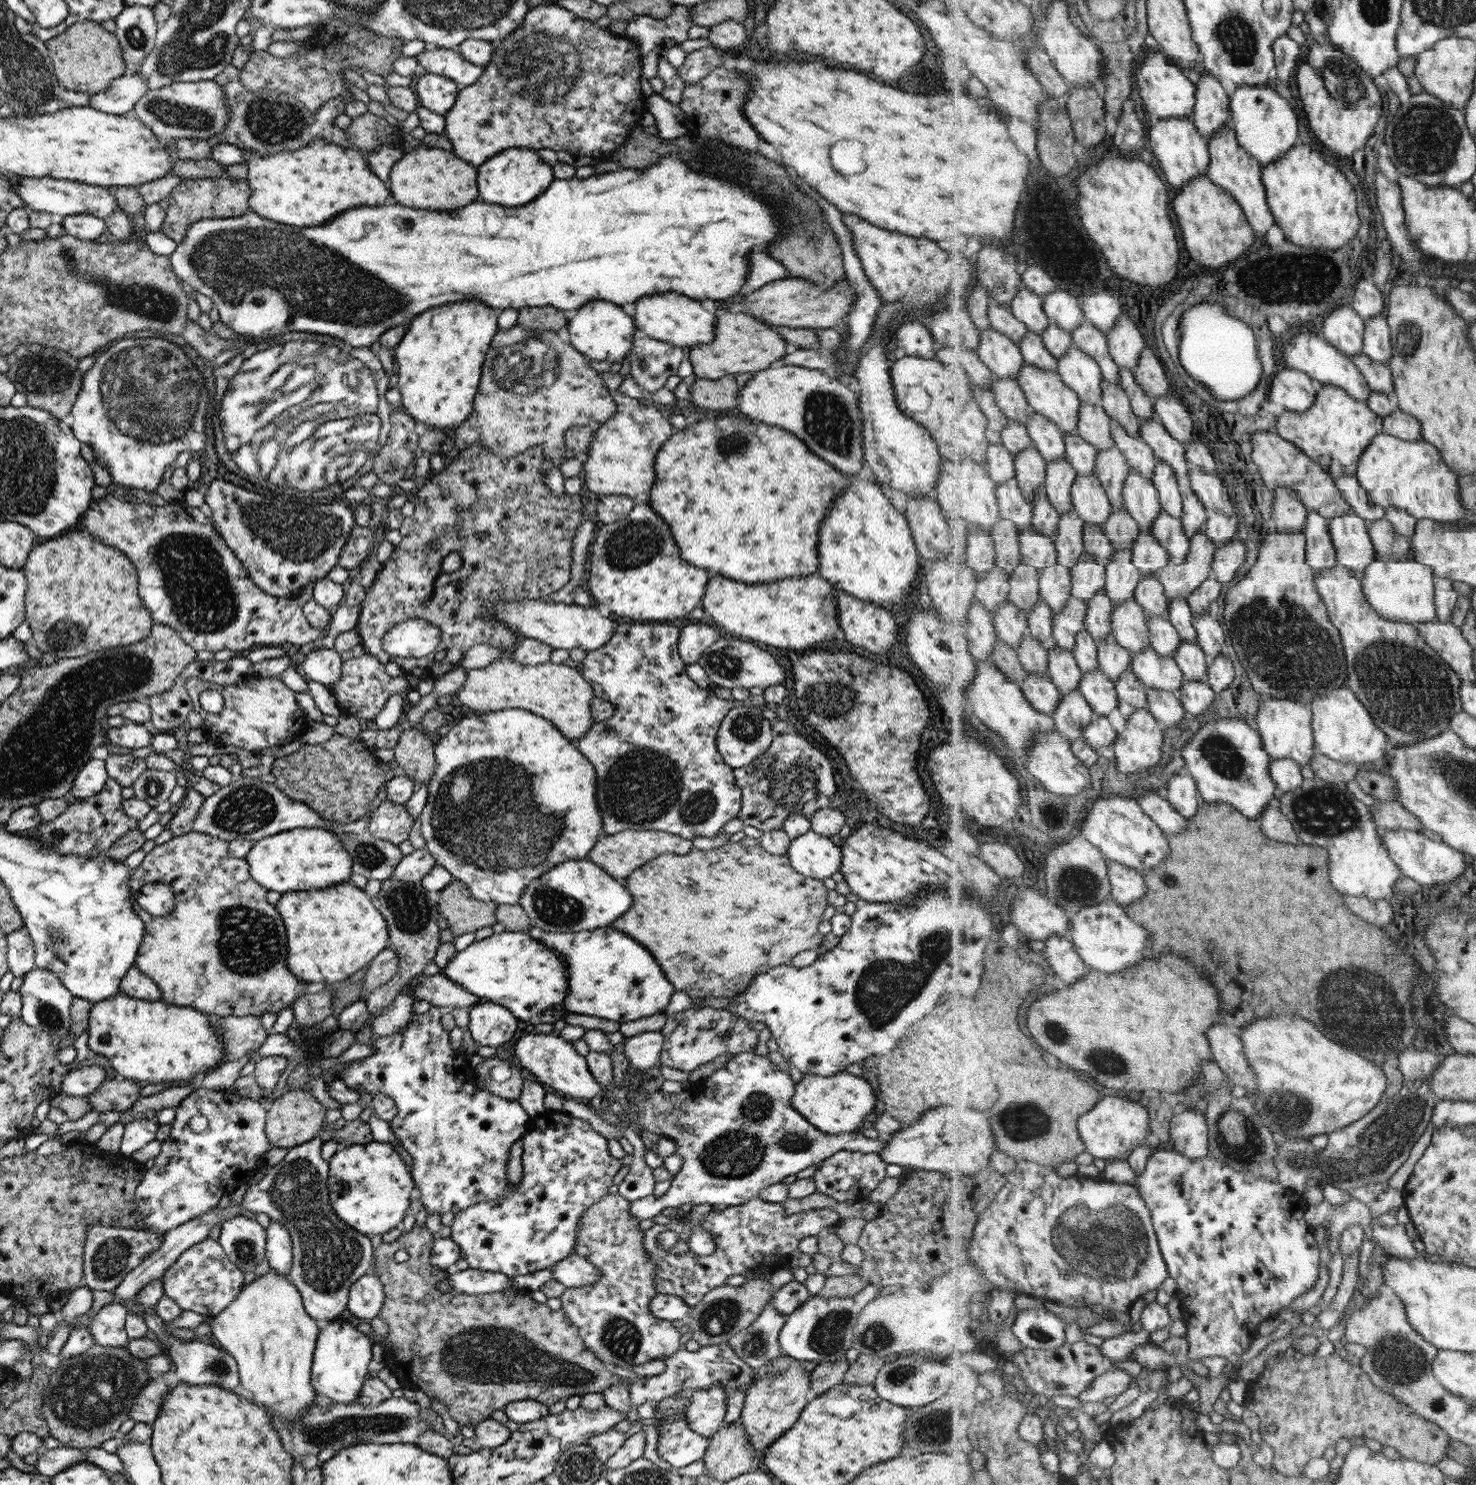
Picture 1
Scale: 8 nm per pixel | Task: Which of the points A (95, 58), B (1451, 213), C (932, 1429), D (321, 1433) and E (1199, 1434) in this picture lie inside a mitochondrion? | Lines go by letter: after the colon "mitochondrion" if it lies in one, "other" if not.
A: other
B: other
C: mitochondrion
D: mitochondrion
E: other

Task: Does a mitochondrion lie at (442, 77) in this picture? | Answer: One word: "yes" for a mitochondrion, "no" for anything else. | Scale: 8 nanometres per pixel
no

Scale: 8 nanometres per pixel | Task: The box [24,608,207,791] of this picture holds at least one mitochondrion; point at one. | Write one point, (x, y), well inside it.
(57, 639)

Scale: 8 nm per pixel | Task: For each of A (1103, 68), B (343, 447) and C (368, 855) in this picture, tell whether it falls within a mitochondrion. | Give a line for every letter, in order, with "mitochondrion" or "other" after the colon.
A: other
B: mitochondrion
C: mitochondrion

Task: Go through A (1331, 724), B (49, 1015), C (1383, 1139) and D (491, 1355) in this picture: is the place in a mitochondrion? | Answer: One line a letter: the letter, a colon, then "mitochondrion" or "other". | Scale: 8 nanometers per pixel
A: other
B: mitochondrion
C: mitochondrion
D: mitochondrion

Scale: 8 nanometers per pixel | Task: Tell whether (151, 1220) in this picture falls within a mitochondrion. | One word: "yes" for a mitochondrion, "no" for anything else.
no

